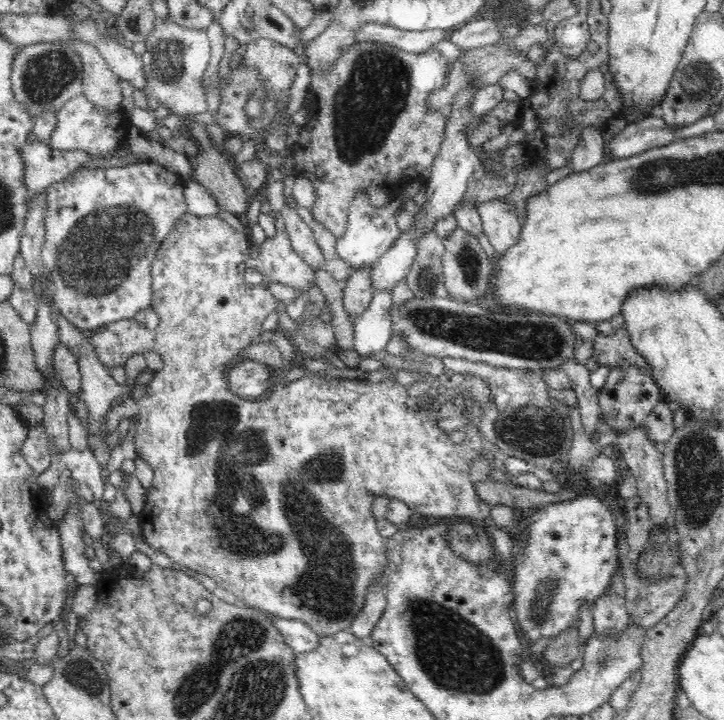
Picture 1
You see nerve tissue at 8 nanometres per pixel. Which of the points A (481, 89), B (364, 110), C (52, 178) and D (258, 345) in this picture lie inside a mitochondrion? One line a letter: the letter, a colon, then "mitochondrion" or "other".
A: other
B: mitochondrion
C: other
D: other

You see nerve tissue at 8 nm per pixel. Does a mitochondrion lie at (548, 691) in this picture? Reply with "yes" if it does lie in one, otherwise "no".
no

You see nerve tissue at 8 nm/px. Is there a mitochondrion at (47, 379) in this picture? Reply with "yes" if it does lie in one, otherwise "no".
no

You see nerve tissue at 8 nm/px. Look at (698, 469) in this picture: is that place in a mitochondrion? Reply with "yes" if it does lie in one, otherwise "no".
yes

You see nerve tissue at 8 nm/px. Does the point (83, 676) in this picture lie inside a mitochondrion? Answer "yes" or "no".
yes

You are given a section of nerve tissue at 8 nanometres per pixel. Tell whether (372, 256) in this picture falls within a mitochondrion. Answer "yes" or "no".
no

